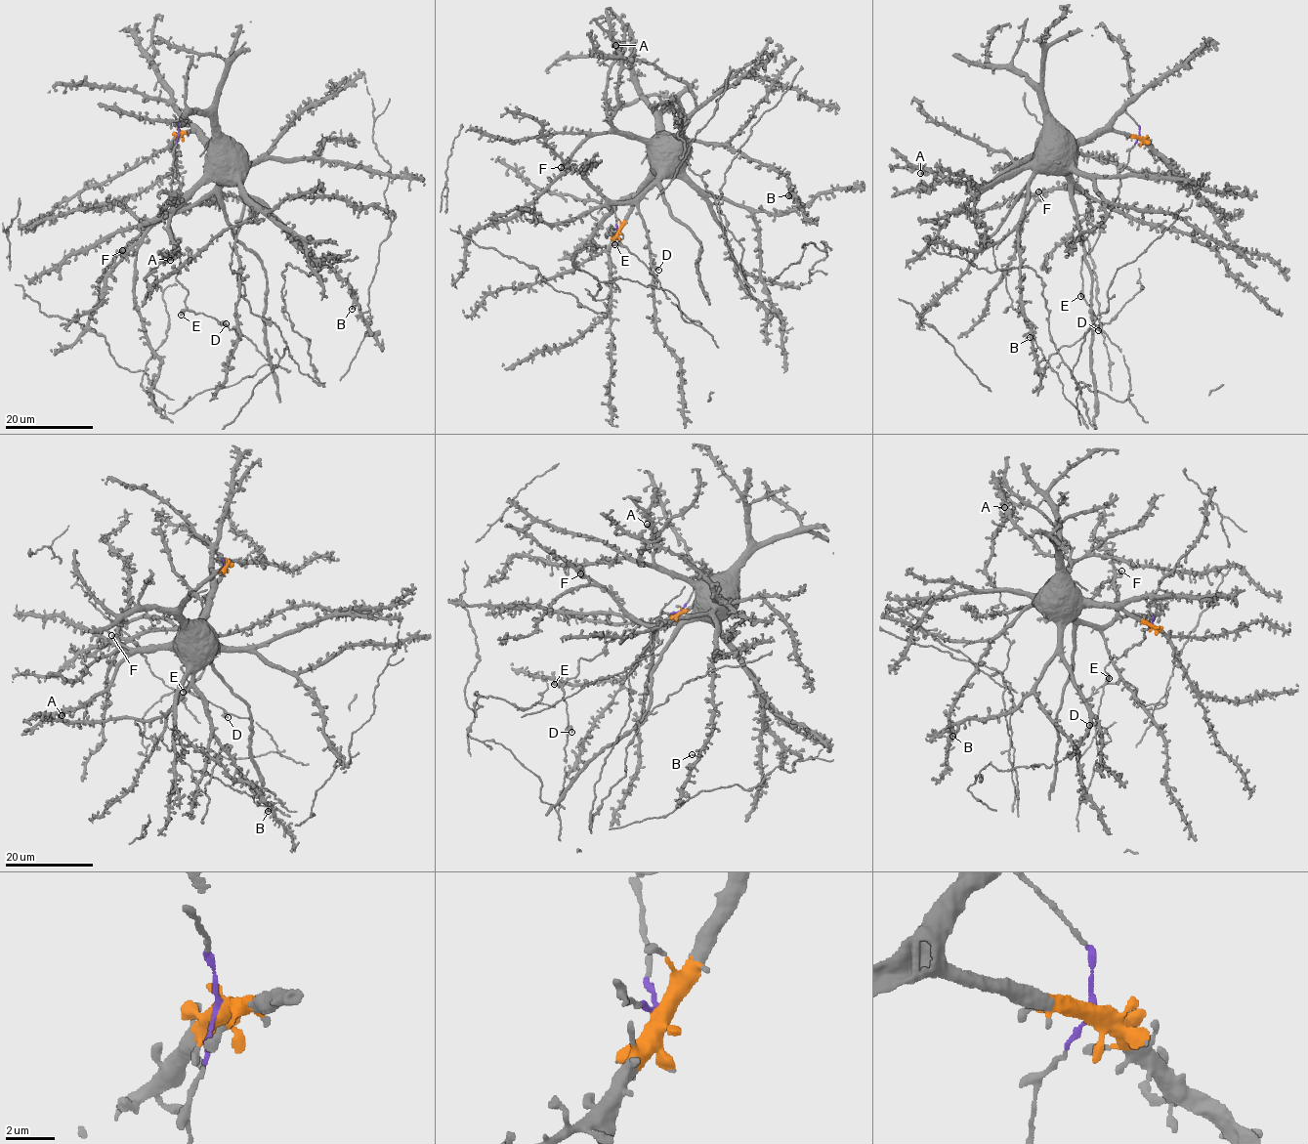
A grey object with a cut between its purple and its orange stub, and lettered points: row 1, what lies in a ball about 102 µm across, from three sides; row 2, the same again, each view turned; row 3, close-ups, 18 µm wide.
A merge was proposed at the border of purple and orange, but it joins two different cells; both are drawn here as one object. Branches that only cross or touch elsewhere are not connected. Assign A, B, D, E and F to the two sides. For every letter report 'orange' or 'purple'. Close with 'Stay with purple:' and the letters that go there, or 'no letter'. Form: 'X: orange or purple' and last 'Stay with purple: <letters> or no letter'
A: orange
B: orange
D: purple
E: purple
F: orange
Stay with purple: D, E

